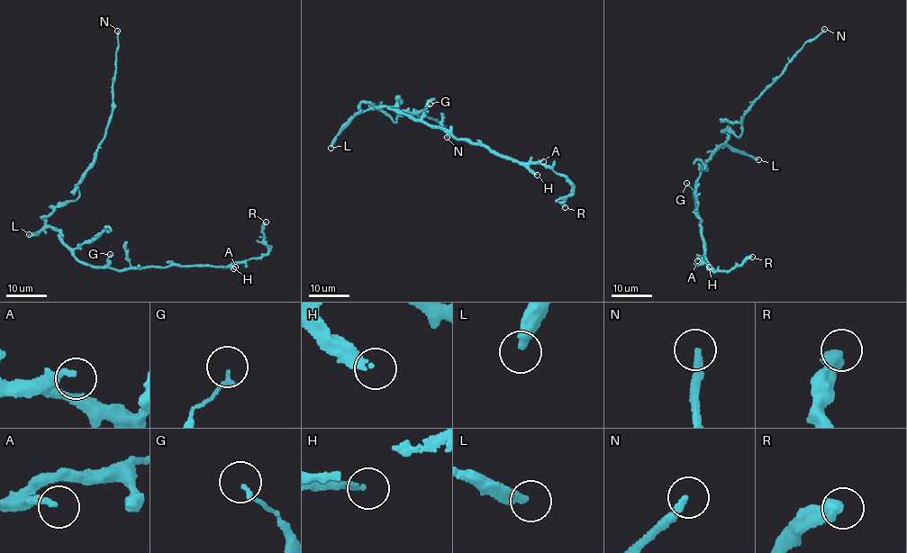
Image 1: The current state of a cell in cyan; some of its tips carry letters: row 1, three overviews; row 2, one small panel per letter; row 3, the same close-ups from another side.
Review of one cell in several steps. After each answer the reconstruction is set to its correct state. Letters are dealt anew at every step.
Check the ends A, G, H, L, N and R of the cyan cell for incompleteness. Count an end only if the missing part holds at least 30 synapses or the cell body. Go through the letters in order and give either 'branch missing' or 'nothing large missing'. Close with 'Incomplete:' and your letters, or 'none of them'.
A: nothing large missing
G: nothing large missing
H: branch missing
L: branch missing
N: branch missing
R: nothing large missing
Incomplete: H, L, N

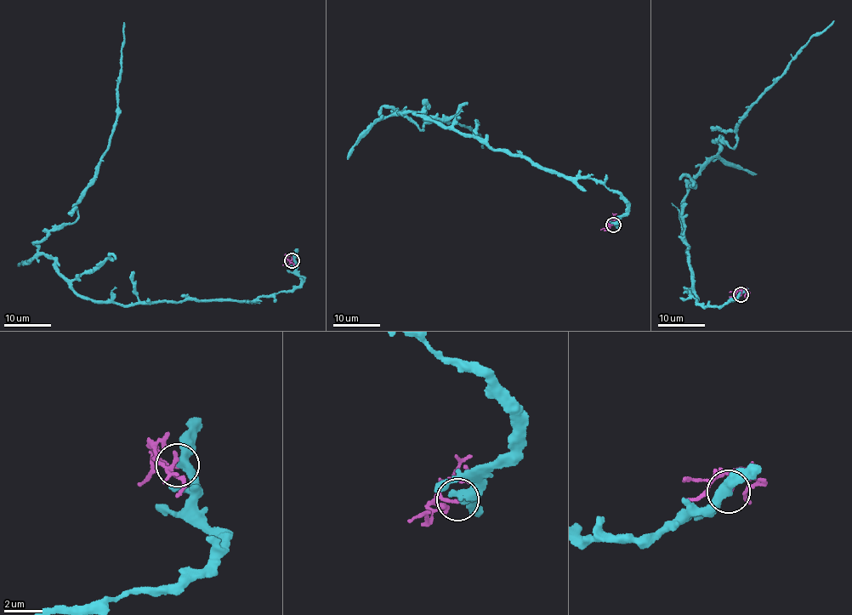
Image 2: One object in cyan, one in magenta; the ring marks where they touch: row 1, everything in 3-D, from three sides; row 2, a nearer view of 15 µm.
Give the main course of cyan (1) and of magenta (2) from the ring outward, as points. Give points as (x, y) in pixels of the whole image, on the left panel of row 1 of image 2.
1: (292, 261), (300, 283), (251, 301), (132, 304), (82, 298), (41, 254), (107, 147), (123, 22)
2: (292, 261), (286, 256), (282, 265)

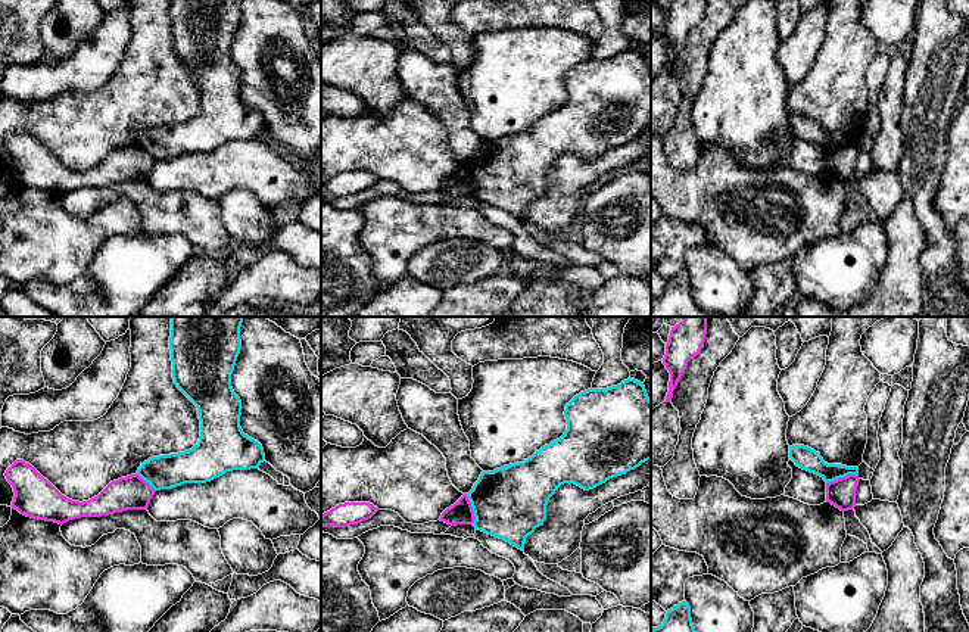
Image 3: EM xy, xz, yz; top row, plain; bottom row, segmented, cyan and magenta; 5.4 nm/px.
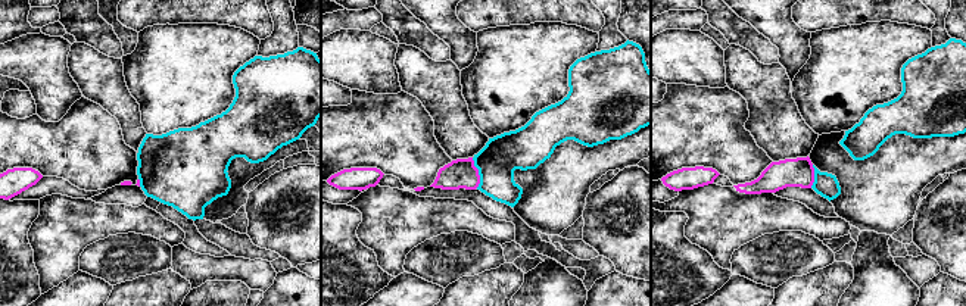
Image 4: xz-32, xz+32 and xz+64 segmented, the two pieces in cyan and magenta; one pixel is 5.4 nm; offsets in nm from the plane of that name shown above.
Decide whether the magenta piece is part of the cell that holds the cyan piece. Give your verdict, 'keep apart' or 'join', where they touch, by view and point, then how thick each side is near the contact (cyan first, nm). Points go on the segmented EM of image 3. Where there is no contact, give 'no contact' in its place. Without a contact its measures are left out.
keep apart | yz (841, 476) | 120/160 nm

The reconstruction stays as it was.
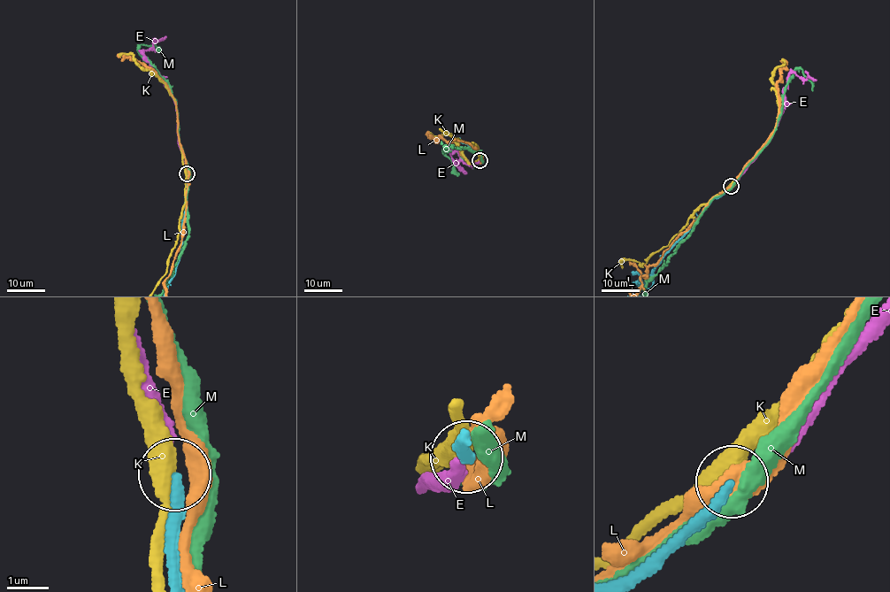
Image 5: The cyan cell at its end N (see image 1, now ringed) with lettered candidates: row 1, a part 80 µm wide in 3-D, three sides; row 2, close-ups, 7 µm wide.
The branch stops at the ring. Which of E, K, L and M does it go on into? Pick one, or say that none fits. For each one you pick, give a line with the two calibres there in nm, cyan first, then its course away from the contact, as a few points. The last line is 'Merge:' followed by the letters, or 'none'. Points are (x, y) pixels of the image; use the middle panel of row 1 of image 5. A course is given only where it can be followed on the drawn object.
Merge: none

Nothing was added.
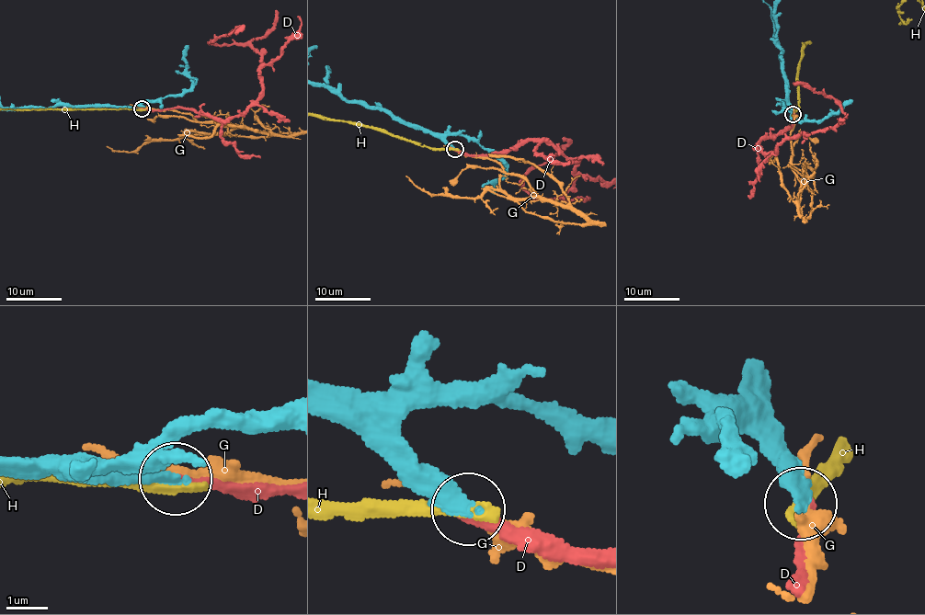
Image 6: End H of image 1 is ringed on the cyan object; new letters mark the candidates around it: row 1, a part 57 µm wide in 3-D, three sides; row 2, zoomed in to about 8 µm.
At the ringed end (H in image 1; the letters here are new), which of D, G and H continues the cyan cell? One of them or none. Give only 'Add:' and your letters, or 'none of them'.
Add: D

